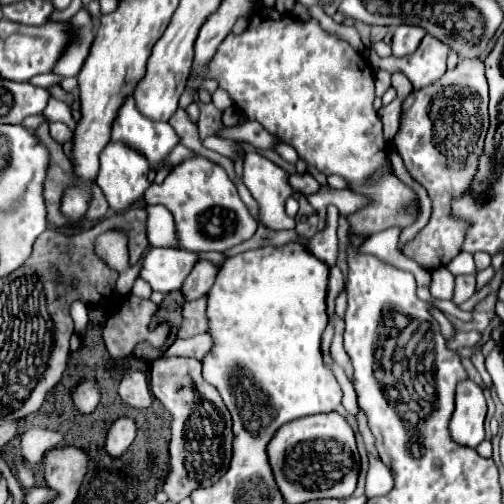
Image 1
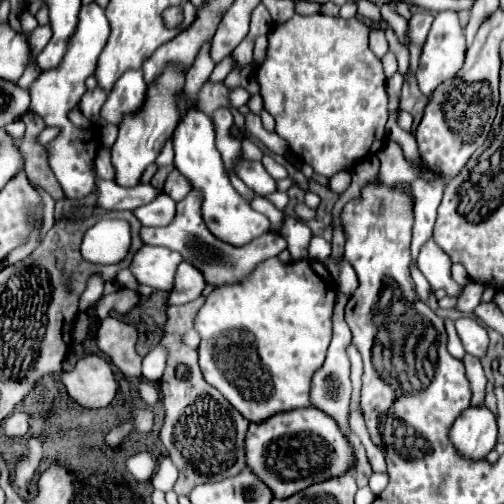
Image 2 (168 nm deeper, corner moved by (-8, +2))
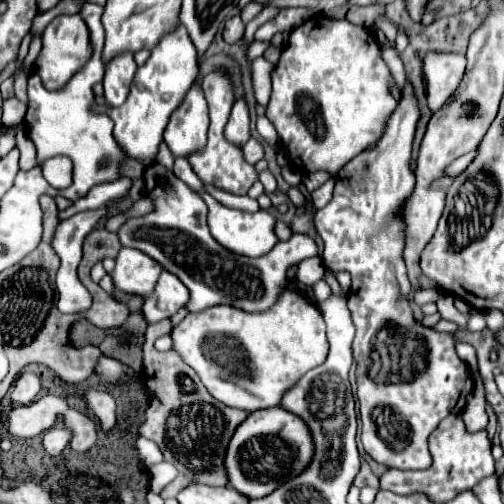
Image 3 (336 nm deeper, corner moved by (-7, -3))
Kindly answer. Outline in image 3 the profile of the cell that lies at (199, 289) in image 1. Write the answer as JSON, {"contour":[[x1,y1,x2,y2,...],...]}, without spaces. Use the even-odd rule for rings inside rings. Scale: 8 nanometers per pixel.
{"contour":[[161,273,151,295,145,297,141,313,147,323,157,323,175,315,187,303,187,287,173,275]]}

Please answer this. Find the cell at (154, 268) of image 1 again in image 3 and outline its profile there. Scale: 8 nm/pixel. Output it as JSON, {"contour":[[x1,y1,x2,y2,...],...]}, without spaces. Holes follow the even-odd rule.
{"contour":[[123,247,117,253,115,269,109,275,113,279,115,289,145,297,155,287,159,273,161,269,157,261,151,261,151,257,147,257,145,253,139,253,137,249]]}

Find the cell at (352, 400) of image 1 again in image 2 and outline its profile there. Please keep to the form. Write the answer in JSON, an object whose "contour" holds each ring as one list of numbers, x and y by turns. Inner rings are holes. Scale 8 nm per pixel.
{"contour":[[374,472,370,476,370,490,378,496,388,486,388,474,386,472]]}

